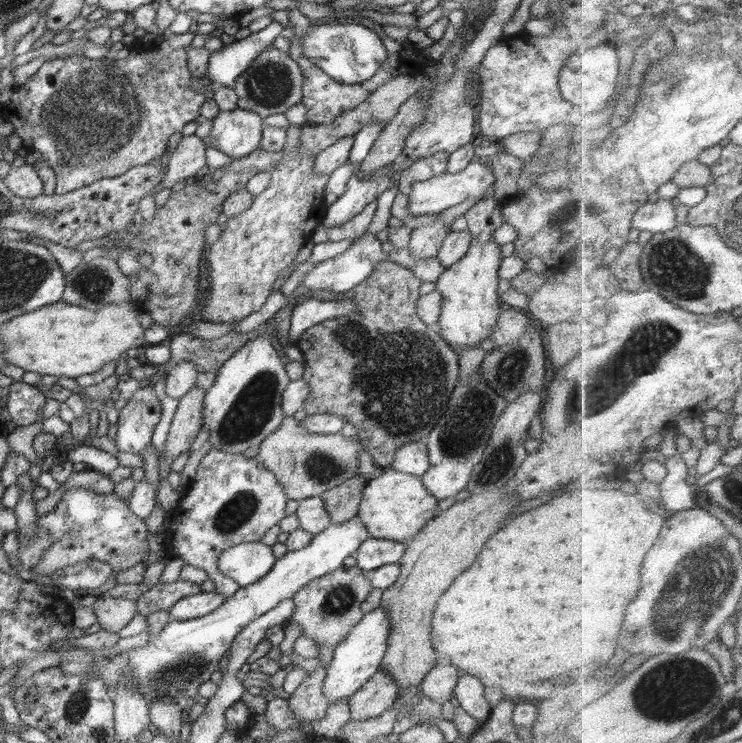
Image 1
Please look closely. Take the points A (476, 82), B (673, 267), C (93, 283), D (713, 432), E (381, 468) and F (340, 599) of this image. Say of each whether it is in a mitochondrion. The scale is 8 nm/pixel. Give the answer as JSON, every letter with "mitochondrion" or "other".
{"A":"other","B":"mitochondrion","C":"mitochondrion","D":"other","E":"other","F":"mitochondrion"}

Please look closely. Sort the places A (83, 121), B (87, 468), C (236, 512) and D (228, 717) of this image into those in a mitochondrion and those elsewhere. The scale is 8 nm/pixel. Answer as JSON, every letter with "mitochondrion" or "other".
{"A":"mitochondrion","B":"other","C":"mitochondrion","D":"other"}

